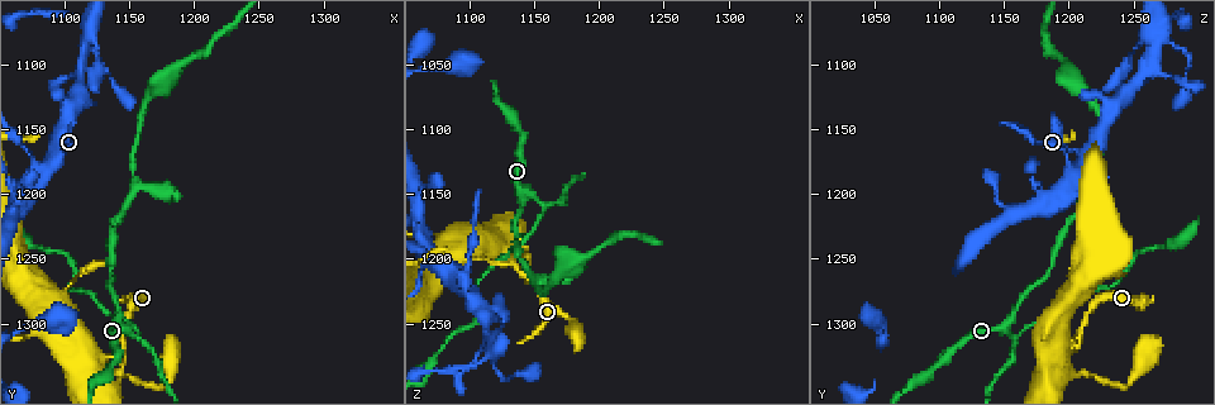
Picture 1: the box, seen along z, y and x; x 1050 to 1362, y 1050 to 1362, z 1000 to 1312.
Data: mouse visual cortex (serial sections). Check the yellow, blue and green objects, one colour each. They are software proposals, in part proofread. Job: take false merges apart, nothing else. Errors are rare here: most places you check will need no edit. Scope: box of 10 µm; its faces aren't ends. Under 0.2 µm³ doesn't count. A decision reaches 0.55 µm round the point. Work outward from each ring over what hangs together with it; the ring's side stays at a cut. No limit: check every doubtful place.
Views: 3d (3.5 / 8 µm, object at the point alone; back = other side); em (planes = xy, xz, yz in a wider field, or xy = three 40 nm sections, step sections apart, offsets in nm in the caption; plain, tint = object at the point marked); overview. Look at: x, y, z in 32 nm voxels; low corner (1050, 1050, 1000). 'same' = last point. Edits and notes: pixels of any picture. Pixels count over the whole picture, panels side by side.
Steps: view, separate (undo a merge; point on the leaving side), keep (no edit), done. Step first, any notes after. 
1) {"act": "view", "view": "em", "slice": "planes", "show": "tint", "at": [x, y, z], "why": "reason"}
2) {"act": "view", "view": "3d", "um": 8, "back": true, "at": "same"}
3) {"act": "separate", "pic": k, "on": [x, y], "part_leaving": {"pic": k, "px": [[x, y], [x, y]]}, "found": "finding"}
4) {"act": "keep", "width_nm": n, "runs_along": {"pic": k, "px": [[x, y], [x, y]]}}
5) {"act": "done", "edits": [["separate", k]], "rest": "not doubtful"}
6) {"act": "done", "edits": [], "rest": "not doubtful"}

{"act": "view", "view": "3d", "um": 3.5, "at": [1134, 1336, 1204], "why": "sudden change in width"}

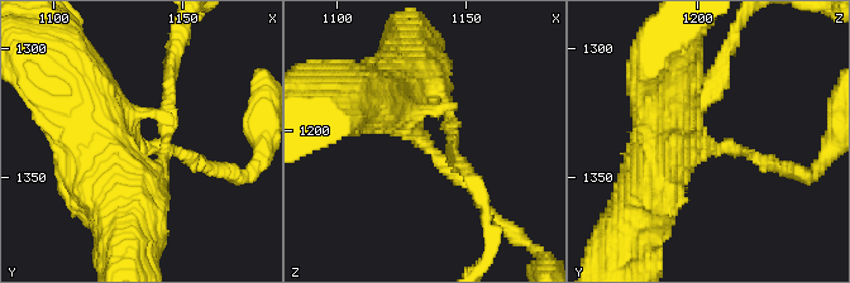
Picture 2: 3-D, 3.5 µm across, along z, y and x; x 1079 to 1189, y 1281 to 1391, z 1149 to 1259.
{"act": "view", "view": "em", "slice": "xy", "step": 1, "show": "tint", "at": [1133, 1339, 1204], "arm_widths_nm": [150, 800]}

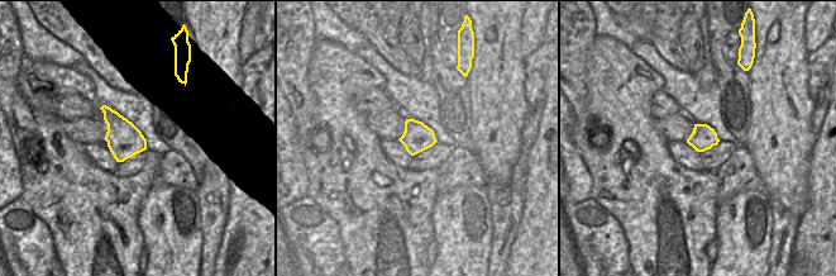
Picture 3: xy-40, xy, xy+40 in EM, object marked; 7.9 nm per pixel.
{"act": "view", "view": "em", "slice": "xy", "step": 5, "show": "tint", "at": "same"}

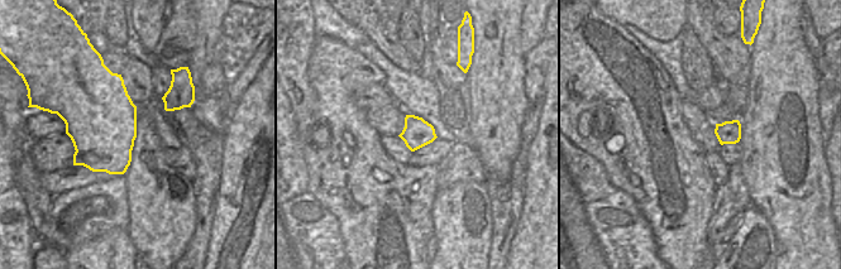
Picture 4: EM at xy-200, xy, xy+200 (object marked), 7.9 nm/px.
{"act": "keep", "runs_along": {"pic": 2, "px": [[391, 90], [383, 96], [481, 200]]}, "found": "all the same cell"}

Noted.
{"act": "view", "view": "3d", "um": 3.5, "at": [1156, 1312, 1158], "why": "abrupt turn"}

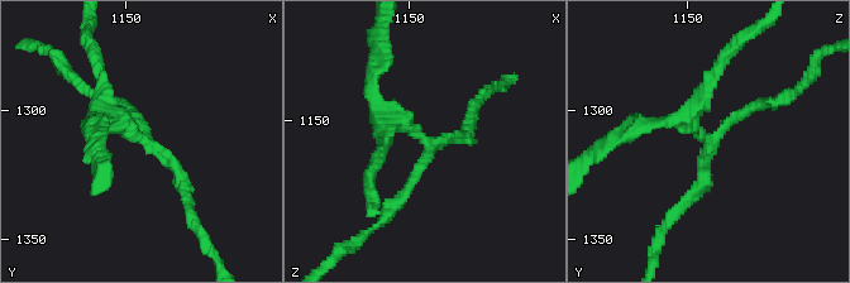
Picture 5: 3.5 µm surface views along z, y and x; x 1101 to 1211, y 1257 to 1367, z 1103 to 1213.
{"act": "view", "view": "em", "slice": "xy", "step": 1, "show": "tint", "at": [1155, 1311, 1158], "arms": 3, "arm_widths_nm": [150, 150, 200]}

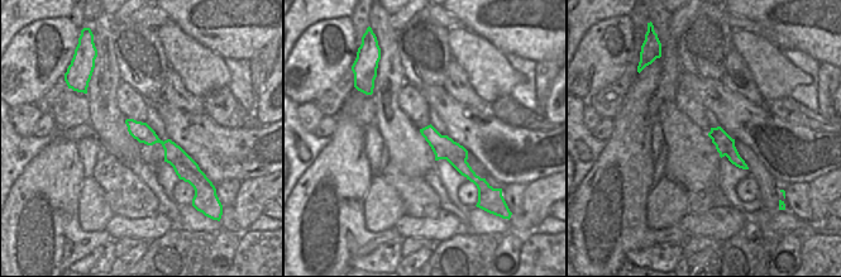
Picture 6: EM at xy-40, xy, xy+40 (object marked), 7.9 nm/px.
{"act": "view", "view": "em", "slice": "xy", "step": 2, "show": "tint", "at": "same", "why": "another direction"}

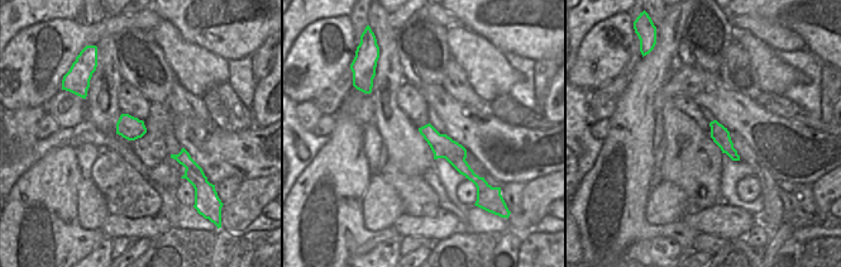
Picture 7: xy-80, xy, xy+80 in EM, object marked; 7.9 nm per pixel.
{"act": "separate", "pic": 5, "on": [682, 207], "width_nm": 180, "border": {"pic": 7, "px": [[186, 168], [192, 179], [199, 179]]}, "found": "a second cell is stuck on"}

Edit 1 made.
{"act": "view", "view": "3d", "um": 3.5, "at": [1080, 1188, 1206]}

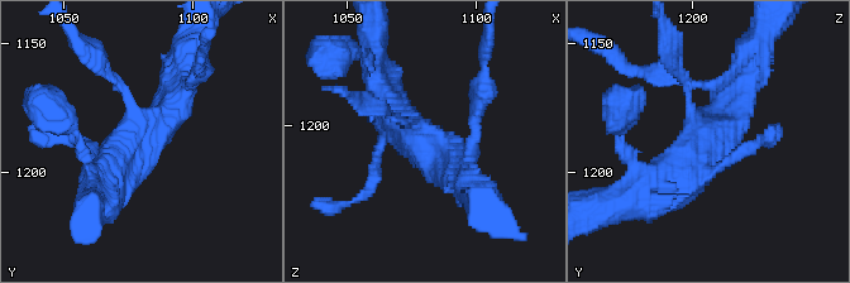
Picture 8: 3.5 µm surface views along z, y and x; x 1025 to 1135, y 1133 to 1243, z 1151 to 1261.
{"act": "view", "view": "em", "slice": "xy", "step": 1, "show": "tint", "at": [1080, 1187, 1208], "arms": 4, "arm_widths_nm": [100, 150, 300, 500]}

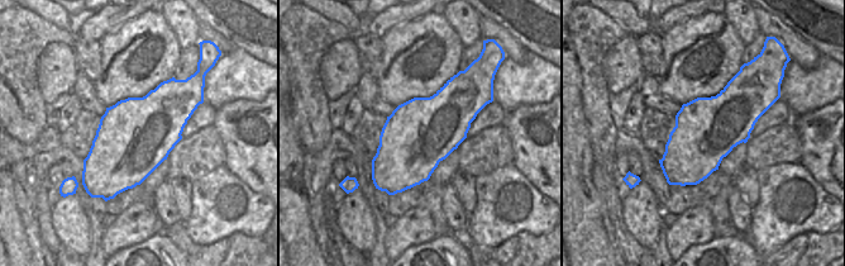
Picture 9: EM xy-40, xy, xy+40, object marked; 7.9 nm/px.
{"act": "keep", "runs_along": {"pic": 8, "px": [[186, 85], [104, 197]]}, "found": "all the same cell"}

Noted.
{"act": "done", "edits": [["separate", 5]], "rest": "not doubtful"}

